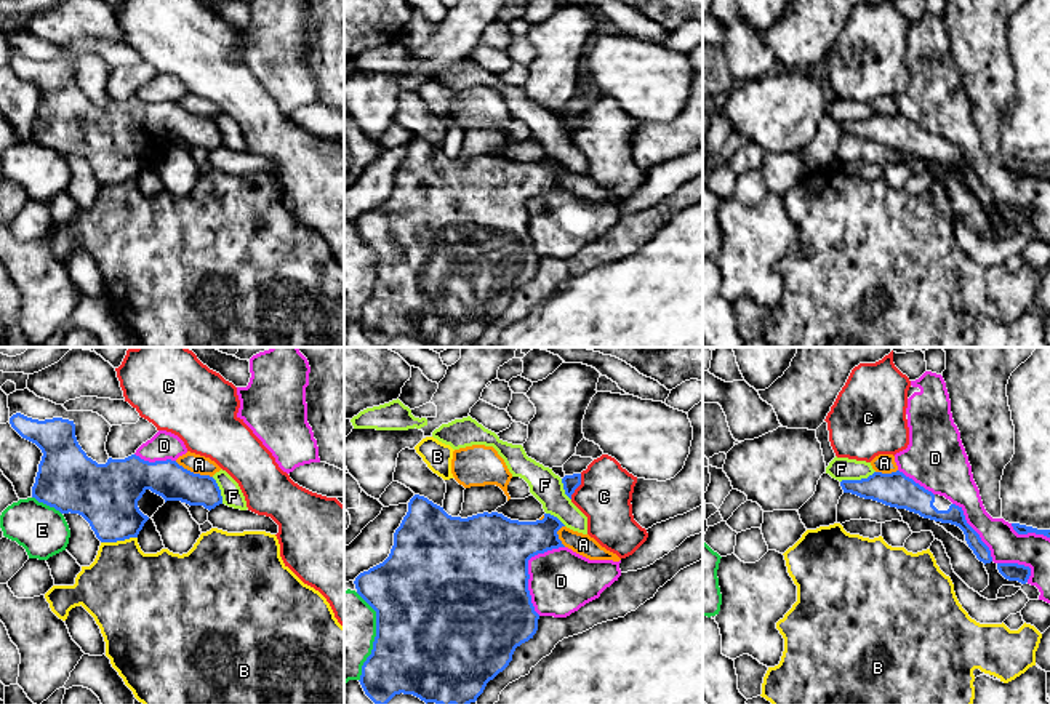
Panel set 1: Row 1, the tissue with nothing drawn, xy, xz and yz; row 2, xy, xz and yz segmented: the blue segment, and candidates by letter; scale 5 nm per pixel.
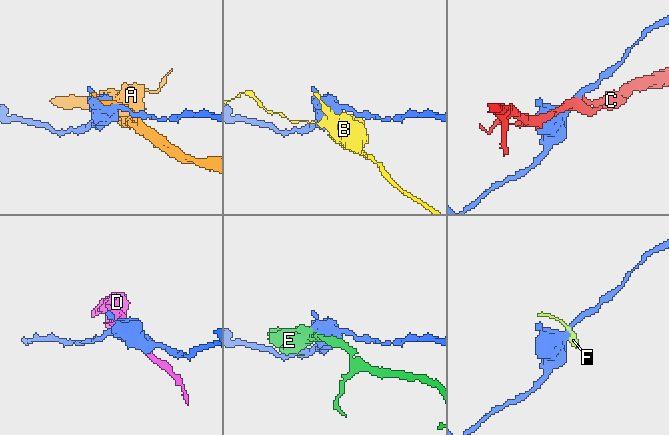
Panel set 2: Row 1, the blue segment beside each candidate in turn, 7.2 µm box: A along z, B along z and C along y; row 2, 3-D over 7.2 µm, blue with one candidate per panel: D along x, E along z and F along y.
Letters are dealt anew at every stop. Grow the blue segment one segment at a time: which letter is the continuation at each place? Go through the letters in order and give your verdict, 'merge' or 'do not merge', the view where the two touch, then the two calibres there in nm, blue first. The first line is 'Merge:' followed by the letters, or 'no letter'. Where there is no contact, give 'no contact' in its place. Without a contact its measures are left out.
Merge: no letter
A: do not merge | xy | 190/100 nm
B: do not merge | xy | 320/420 nm
C: do not merge | xz | 80/280 nm
D: do not merge | xz | 500/320 nm
E: do not merge | xy | 300/260 nm
F: do not merge | yz | 170/110 nm

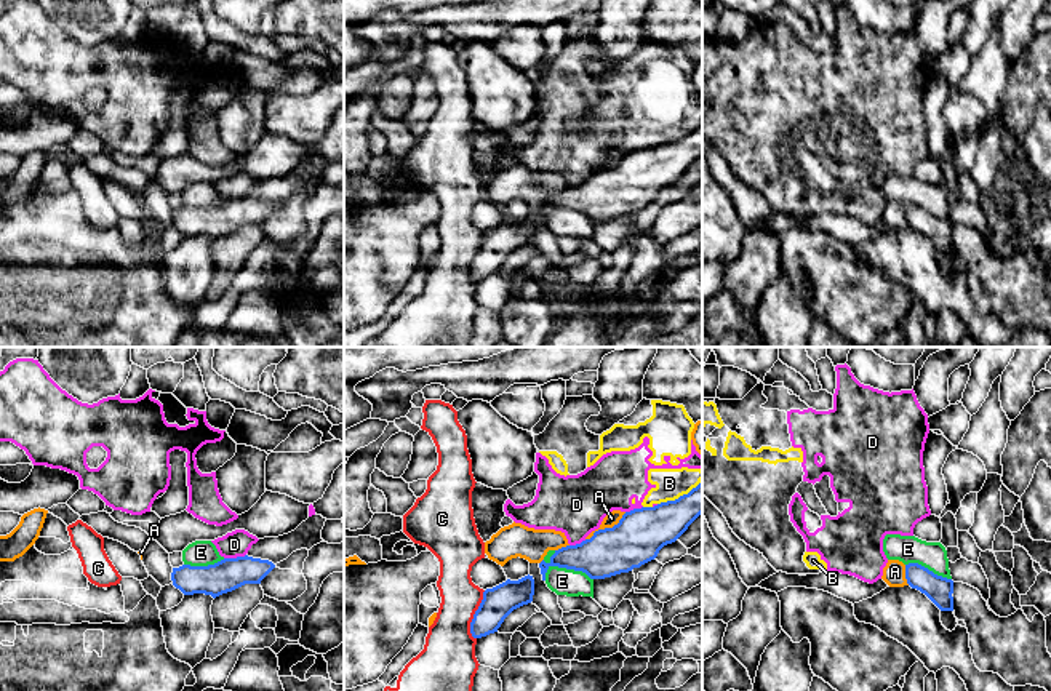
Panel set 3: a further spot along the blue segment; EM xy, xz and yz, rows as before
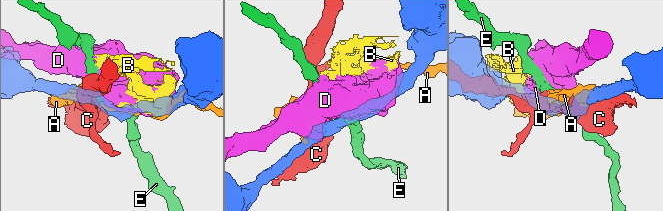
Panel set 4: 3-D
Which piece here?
Merge: no letter
A: do not merge | xz | 260/70 nm
B: do not merge | xz | 240/160 nm
C: do not merge | xz | 160/260 nm
D: do not merge | xy | 160/130 nm
E: do not merge | xz | 240/140 nm

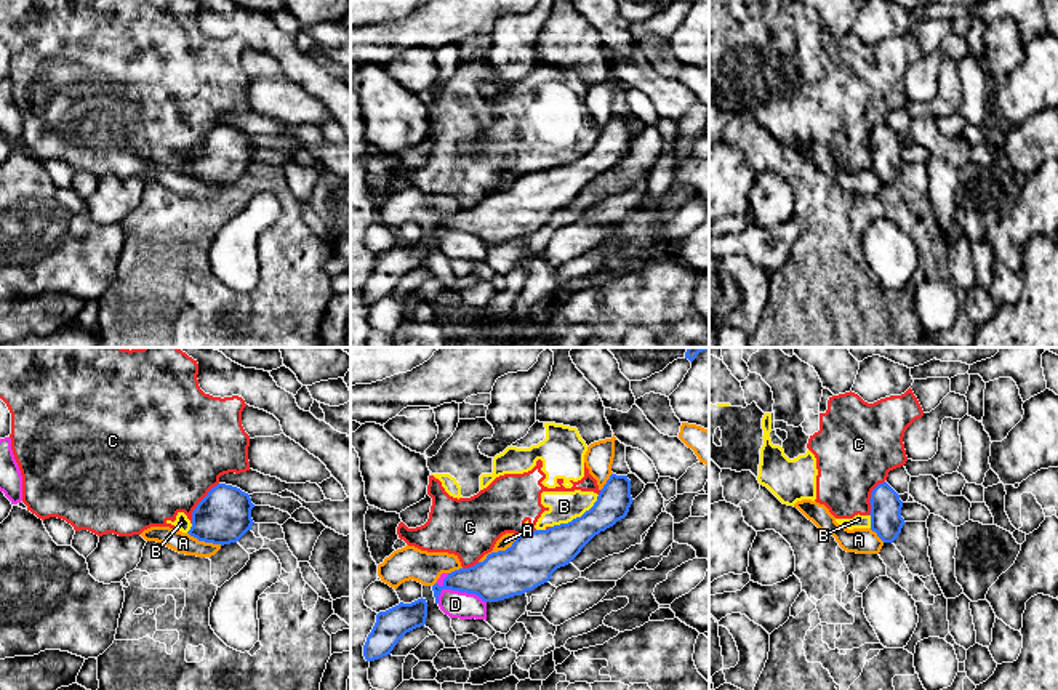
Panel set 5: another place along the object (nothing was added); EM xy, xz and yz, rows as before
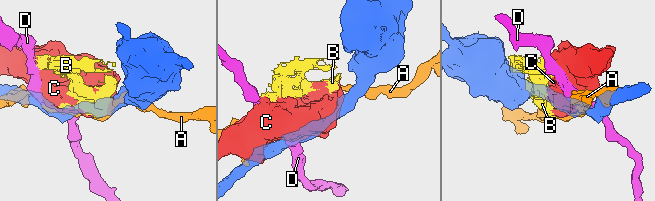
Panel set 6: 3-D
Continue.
Merge: no letter
A: do not merge | xz | 260/70 nm
B: do not merge | xz | 220/160 nm
C: do not merge | xy | 280/500 nm
D: do not merge | xz | 240/140 nm

